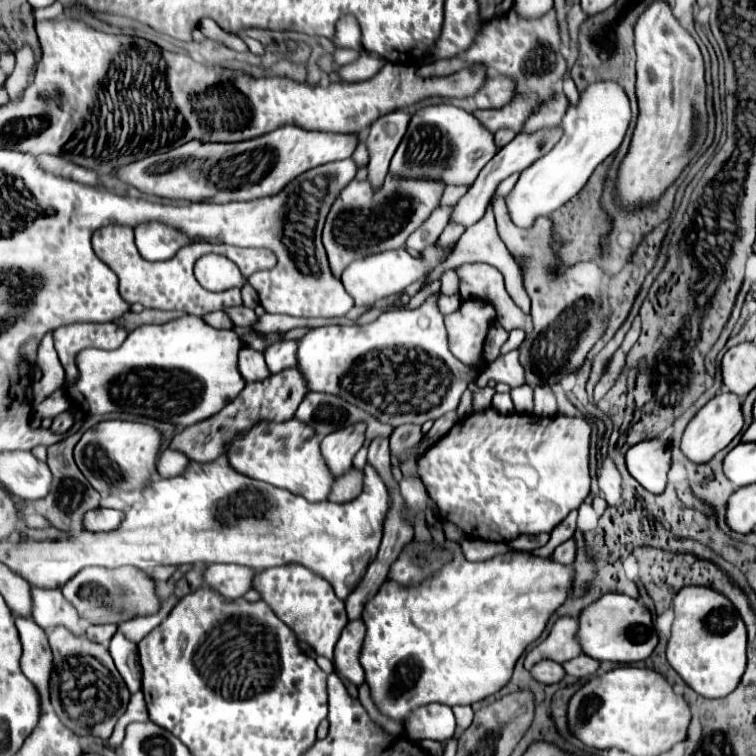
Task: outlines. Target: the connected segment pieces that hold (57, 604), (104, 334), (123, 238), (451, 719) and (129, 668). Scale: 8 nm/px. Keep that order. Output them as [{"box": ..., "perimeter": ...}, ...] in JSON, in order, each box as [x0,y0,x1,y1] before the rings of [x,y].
[{"box":[33,588,83,636],"perimeter":[[[33,588],[33,620],[43,628],[65,626],[75,636],[83,632],[83,622],[77,610],[63,598],[61,590],[47,590],[47,588]]]},{"box":[53,322,125,390],"perimeter":[[[77,322],[53,332],[55,336],[55,350],[59,360],[65,368],[65,384],[67,390],[77,378],[79,370],[75,366],[75,356],[83,348],[101,348],[101,350],[115,350],[125,340],[125,330],[117,324],[93,324],[93,322]]]},{"box":[93,224,277,318],"perimeter":[[[121,224],[99,228],[93,234],[93,250],[99,256],[99,260],[105,262],[109,268],[113,268],[115,274],[119,276],[119,294],[127,304],[139,302],[145,308],[155,308],[155,310],[183,310],[183,312],[199,316],[199,318],[203,318],[205,314],[215,312],[215,310],[225,310],[225,308],[243,304],[239,288],[231,288],[225,292],[209,292],[203,286],[199,286],[199,282],[193,276],[193,264],[201,256],[213,252],[213,254],[223,254],[229,260],[241,260],[239,268],[245,278],[249,278],[257,270],[267,270],[277,264],[275,254],[265,248],[237,248],[237,246],[229,246],[229,244],[209,244],[209,242],[195,242],[195,244],[183,246],[171,260],[149,262],[149,260],[141,258],[139,250],[135,246],[133,228],[121,226]]]},{"box":[403,704,455,742],"perimeter":[[[427,704],[413,710],[403,726],[407,736],[413,740],[429,738],[445,742],[455,734],[455,716],[445,704]]]},{"box":[109,634,141,692],"perimeter":[[[115,634],[109,644],[109,654],[115,660],[115,666],[119,674],[123,676],[129,692],[141,690],[141,664],[139,664],[139,654],[137,654],[137,644],[129,642],[123,638],[123,634]]]}]

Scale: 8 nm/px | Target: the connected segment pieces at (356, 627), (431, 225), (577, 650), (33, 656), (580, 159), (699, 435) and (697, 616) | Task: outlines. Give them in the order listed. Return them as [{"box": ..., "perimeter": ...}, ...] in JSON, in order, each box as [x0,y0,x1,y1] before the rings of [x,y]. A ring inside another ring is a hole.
[{"box":[335,620,367,686],"perimeter":[[[363,620],[349,622],[343,628],[341,638],[335,646],[335,666],[337,666],[337,670],[357,686],[361,686],[365,682],[365,672],[363,672],[363,666],[359,662],[359,652],[361,652],[361,646],[363,646],[365,630],[367,628],[365,628]]]},{"box":[407,206,453,250],"perimeter":[[[439,206],[433,210],[433,214],[407,238],[407,246],[413,250],[423,250],[425,246],[437,242],[437,238],[441,236],[443,228],[447,226],[449,218],[451,218],[453,208],[449,206]]]},{"box":[525,618,583,670],"perimeter":[[[559,618],[549,636],[537,646],[533,648],[527,656],[525,656],[525,668],[531,670],[533,664],[537,664],[539,660],[553,660],[553,662],[567,662],[577,658],[579,654],[583,654],[583,648],[577,640],[577,632],[579,632],[579,620],[577,618]]]},{"box":[15,618,53,712],"perimeter":[[[17,618],[15,620],[23,656],[21,656],[21,670],[33,682],[41,696],[41,712],[45,712],[49,704],[49,678],[53,670],[53,654],[47,642],[47,634],[31,620],[31,618]]]},{"box":[505,82,631,228],"perimeter":[[[597,82],[591,84],[583,94],[577,106],[569,106],[567,114],[561,120],[565,128],[563,142],[521,172],[515,188],[505,198],[511,222],[519,228],[531,228],[539,216],[551,216],[565,202],[569,202],[589,180],[593,170],[611,156],[623,142],[627,126],[631,120],[629,98],[623,88],[615,82]]]},{"box":[681,388,743,464],"perimeter":[[[721,388],[713,400],[709,400],[697,416],[689,422],[685,428],[683,440],[681,440],[681,450],[683,454],[695,462],[695,464],[705,464],[709,462],[719,450],[723,450],[743,428],[743,412],[741,412],[741,400],[737,394],[731,394],[727,388]]]},{"box":[667,586,747,698],"perimeter":[[[685,586],[675,602],[675,620],[667,644],[667,660],[677,674],[701,696],[723,698],[731,694],[747,666],[747,628],[731,600],[707,586]]]}]

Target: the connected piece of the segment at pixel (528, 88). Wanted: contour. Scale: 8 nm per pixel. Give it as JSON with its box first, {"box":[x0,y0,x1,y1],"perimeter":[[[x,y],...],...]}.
{"box":[461,8,567,132],"perimeter":[[[551,8],[547,14],[539,18],[523,18],[515,10],[509,10],[507,14],[489,20],[483,30],[477,34],[475,42],[467,50],[467,54],[461,54],[467,64],[485,62],[491,70],[511,78],[515,82],[515,98],[503,108],[495,110],[475,110],[473,114],[491,130],[497,132],[501,128],[509,128],[515,132],[521,132],[523,122],[545,104],[553,94],[557,82],[563,80],[567,74],[565,58],[559,52],[561,48],[561,36],[559,36],[559,24],[555,16],[555,8]]]}

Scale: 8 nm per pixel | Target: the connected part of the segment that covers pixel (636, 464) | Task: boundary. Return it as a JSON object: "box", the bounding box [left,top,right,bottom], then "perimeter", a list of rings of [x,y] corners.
{"box":[627,440,671,494],"perimeter":[[[645,440],[629,448],[627,470],[651,494],[661,494],[671,464],[671,440]]]}

